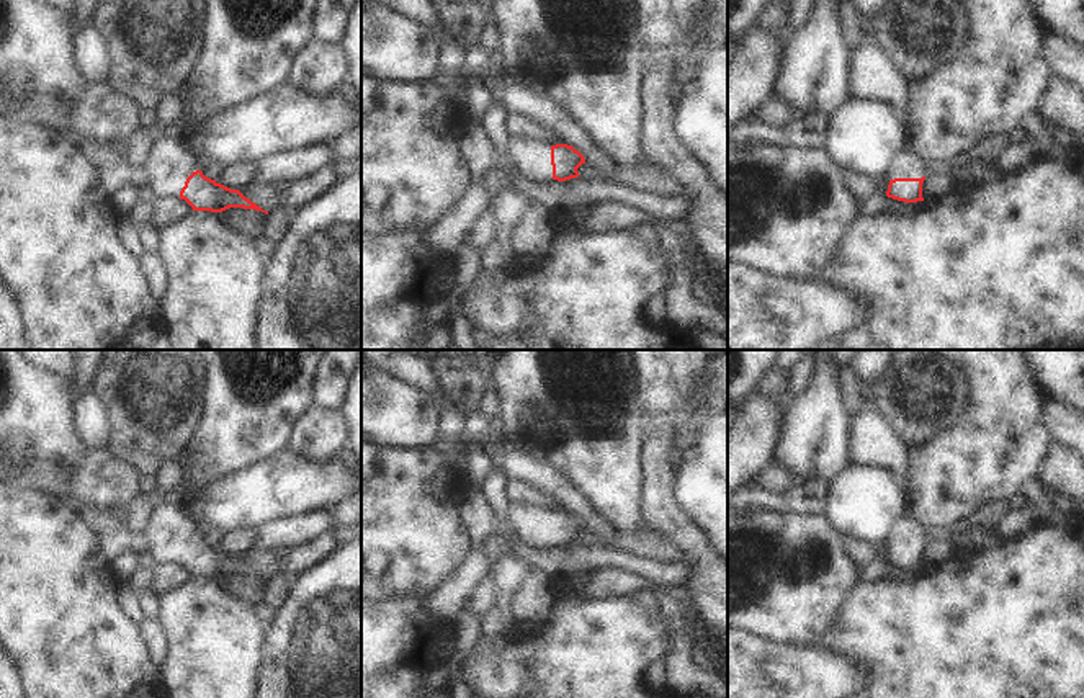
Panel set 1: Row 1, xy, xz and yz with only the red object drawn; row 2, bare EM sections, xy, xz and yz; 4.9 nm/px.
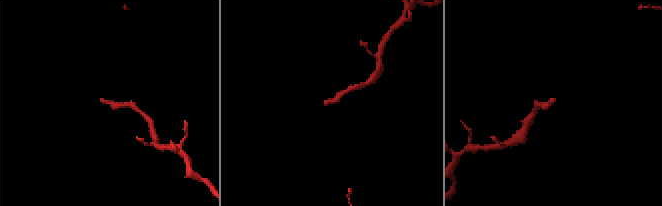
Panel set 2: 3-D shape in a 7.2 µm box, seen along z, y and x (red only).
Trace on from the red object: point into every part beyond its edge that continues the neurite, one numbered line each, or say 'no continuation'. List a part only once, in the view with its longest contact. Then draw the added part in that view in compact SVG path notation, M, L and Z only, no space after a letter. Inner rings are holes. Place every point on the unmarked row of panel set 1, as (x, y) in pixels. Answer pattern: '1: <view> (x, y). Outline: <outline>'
1: yz (906, 530). Outline: M904 508L891 525L891 530L886 533L885 539L889 546L894 544L922 544L927 543L927 528Z

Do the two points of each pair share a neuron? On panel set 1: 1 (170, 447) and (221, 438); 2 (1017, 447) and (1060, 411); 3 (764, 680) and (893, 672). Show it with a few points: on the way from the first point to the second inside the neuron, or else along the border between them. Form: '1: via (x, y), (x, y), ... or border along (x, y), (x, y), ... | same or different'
1: border along (205, 407), (205, 417), (187, 448) | different
2: border along (1042, 393), (1040, 416), (1045, 430), (1053, 440) | different
3: border along (841, 651), (864, 661), (870, 667), (873, 680) | different

